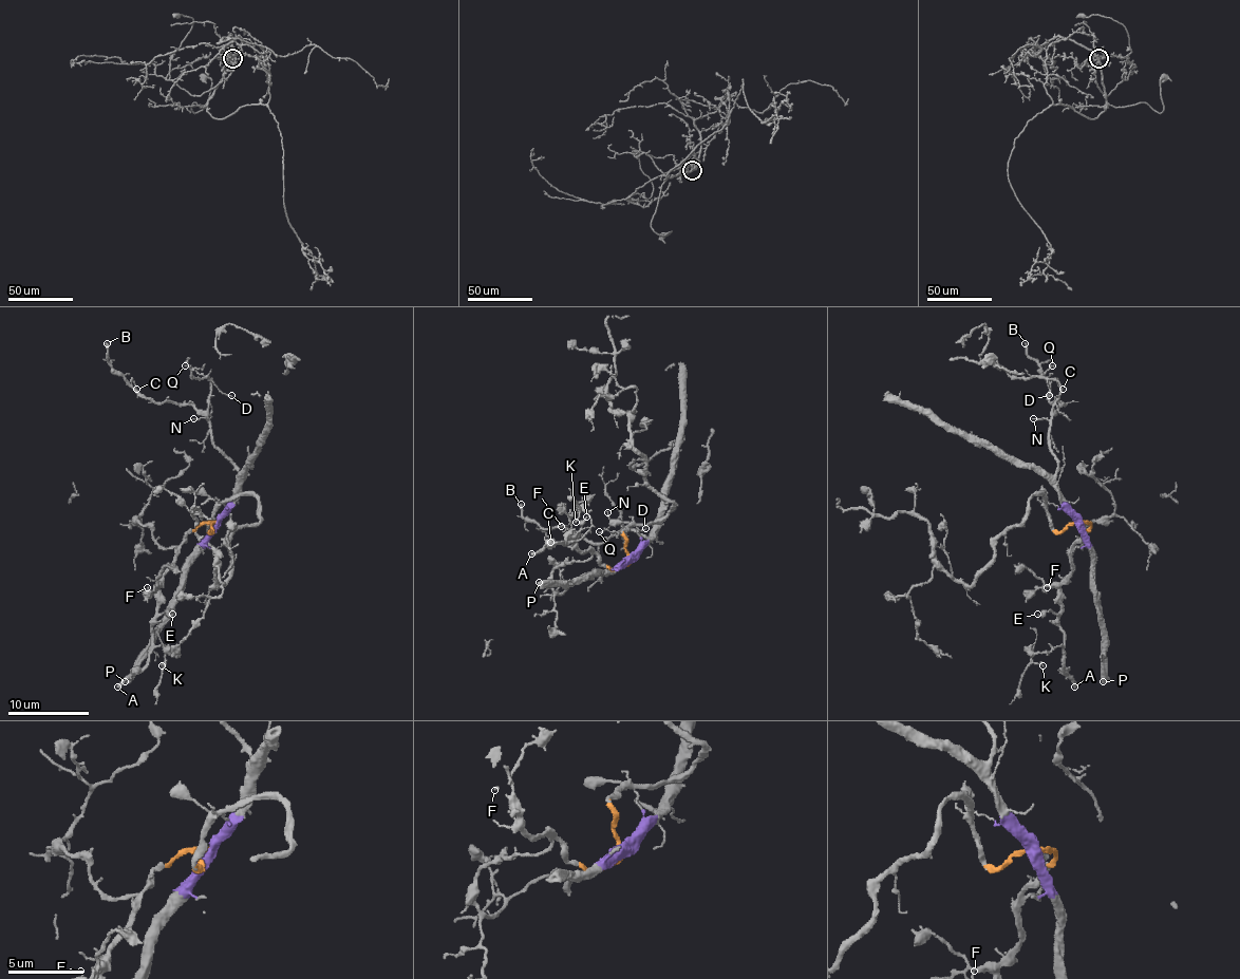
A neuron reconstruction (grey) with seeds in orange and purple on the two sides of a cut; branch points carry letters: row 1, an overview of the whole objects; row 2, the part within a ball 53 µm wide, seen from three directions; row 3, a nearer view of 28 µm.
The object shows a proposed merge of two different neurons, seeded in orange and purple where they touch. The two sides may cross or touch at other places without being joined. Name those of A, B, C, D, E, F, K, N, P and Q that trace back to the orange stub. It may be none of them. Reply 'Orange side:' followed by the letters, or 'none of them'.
Orange side: A, E, F, K

